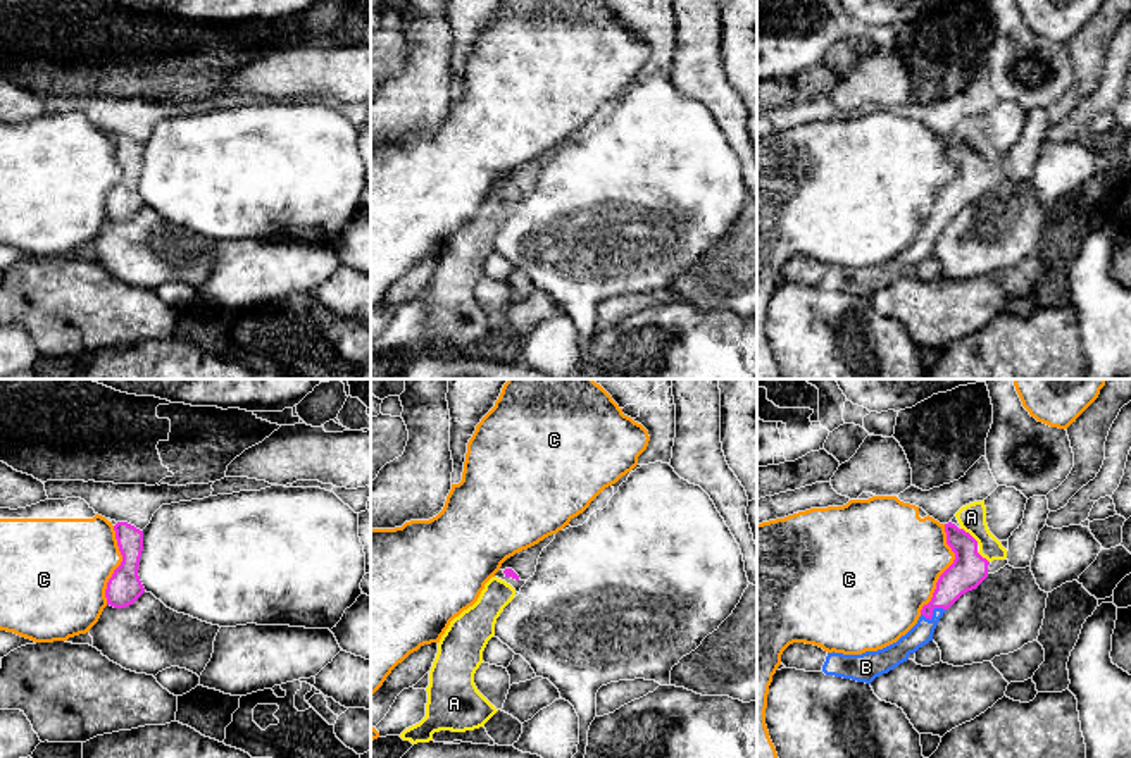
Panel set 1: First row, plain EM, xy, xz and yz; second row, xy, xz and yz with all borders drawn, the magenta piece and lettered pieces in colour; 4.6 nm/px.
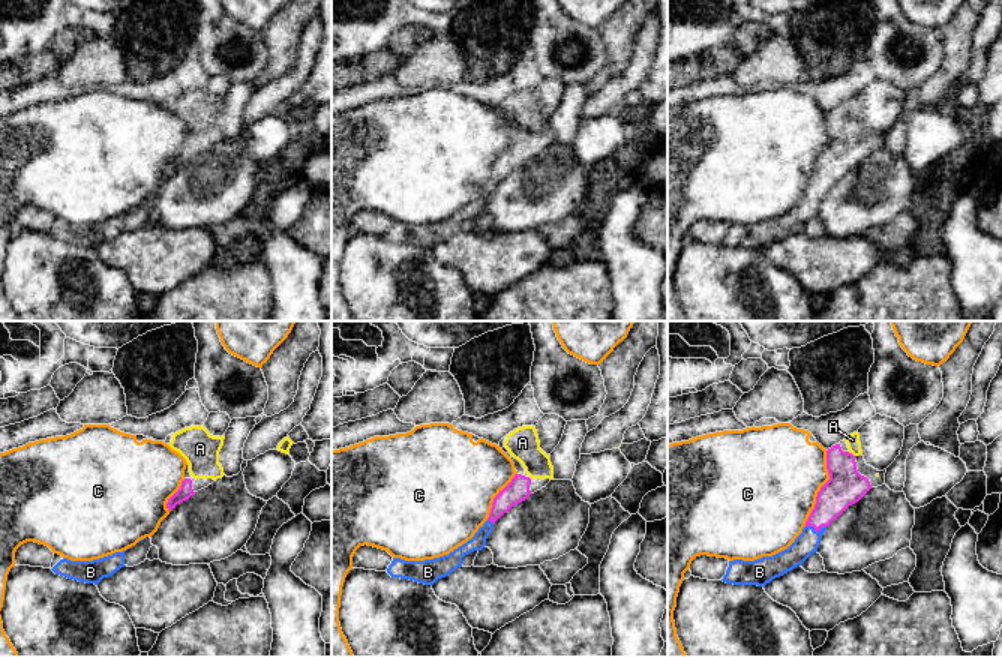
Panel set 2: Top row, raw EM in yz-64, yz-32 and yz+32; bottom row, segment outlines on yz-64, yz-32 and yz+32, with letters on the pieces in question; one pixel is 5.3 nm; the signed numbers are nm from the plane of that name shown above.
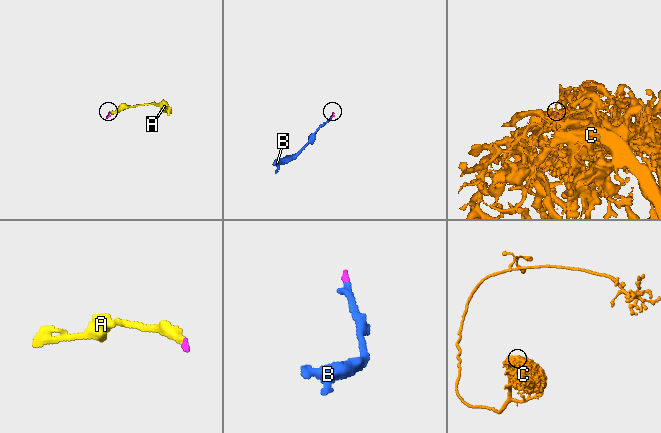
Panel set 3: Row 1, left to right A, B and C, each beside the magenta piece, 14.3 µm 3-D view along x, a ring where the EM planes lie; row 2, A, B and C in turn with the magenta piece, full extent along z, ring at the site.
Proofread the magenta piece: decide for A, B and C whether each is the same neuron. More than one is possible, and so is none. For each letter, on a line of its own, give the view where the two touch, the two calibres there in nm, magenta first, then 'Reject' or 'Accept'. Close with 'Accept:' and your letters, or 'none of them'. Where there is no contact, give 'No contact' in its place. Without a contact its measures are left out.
A: Touches magenta in yz. Thickness 170 nm (magenta) against 130 nm. Accept
B: Touches magenta in yz. Thickness 160 nm (magenta) against 100 nm. Accept
C: Touches magenta in yz. Thickness 170 nm (magenta) against 440 nm. Reject
Accept: A, B

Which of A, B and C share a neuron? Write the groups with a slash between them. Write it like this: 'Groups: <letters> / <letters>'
Groups: A B / C

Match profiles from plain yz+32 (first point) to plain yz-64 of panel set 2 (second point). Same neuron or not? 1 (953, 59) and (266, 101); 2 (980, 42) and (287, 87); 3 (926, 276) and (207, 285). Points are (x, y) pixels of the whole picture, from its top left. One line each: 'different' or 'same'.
1: different
2: same
3: same

